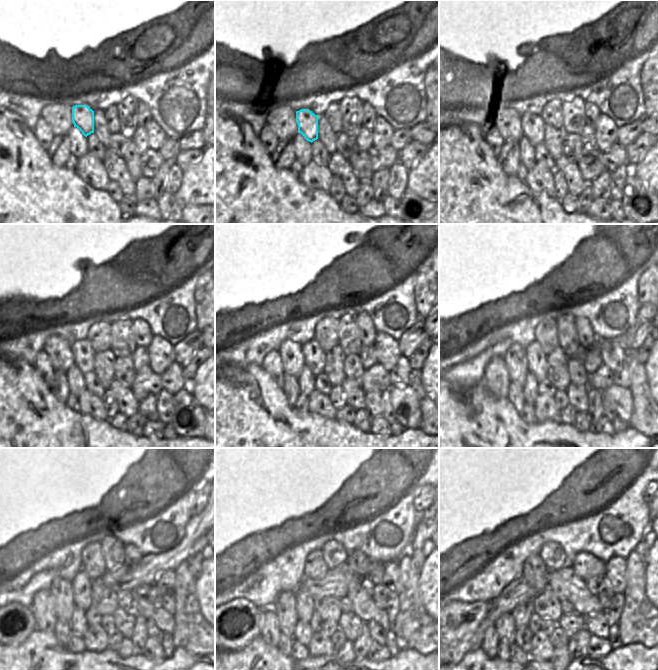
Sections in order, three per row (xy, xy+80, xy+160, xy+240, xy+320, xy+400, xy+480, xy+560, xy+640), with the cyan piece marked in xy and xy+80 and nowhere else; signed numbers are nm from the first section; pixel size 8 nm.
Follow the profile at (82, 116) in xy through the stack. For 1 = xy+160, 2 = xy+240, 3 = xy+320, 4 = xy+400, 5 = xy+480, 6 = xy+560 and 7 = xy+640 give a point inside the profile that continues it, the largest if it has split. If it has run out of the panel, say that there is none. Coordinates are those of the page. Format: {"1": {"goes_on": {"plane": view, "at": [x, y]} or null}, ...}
{"1": {"goes_on": {"plane": "xy+160", "at": [532, 125]}}, "2": {"goes_on": {"plane": "xy+240", "at": [82, 351]}}, "3": {"goes_on": {"plane": "xy+320", "at": [313, 355]}}, "4": {"goes_on": {"plane": "xy+400", "at": [536, 356]}}, "5": {"goes_on": {"plane": "xy+480", "at": [81, 585]}}, "6": {"goes_on": {"plane": "xy+560", "at": [304, 604]}}, "7": {"goes_on": {"plane": "xy+640", "at": [521, 614]}}}

